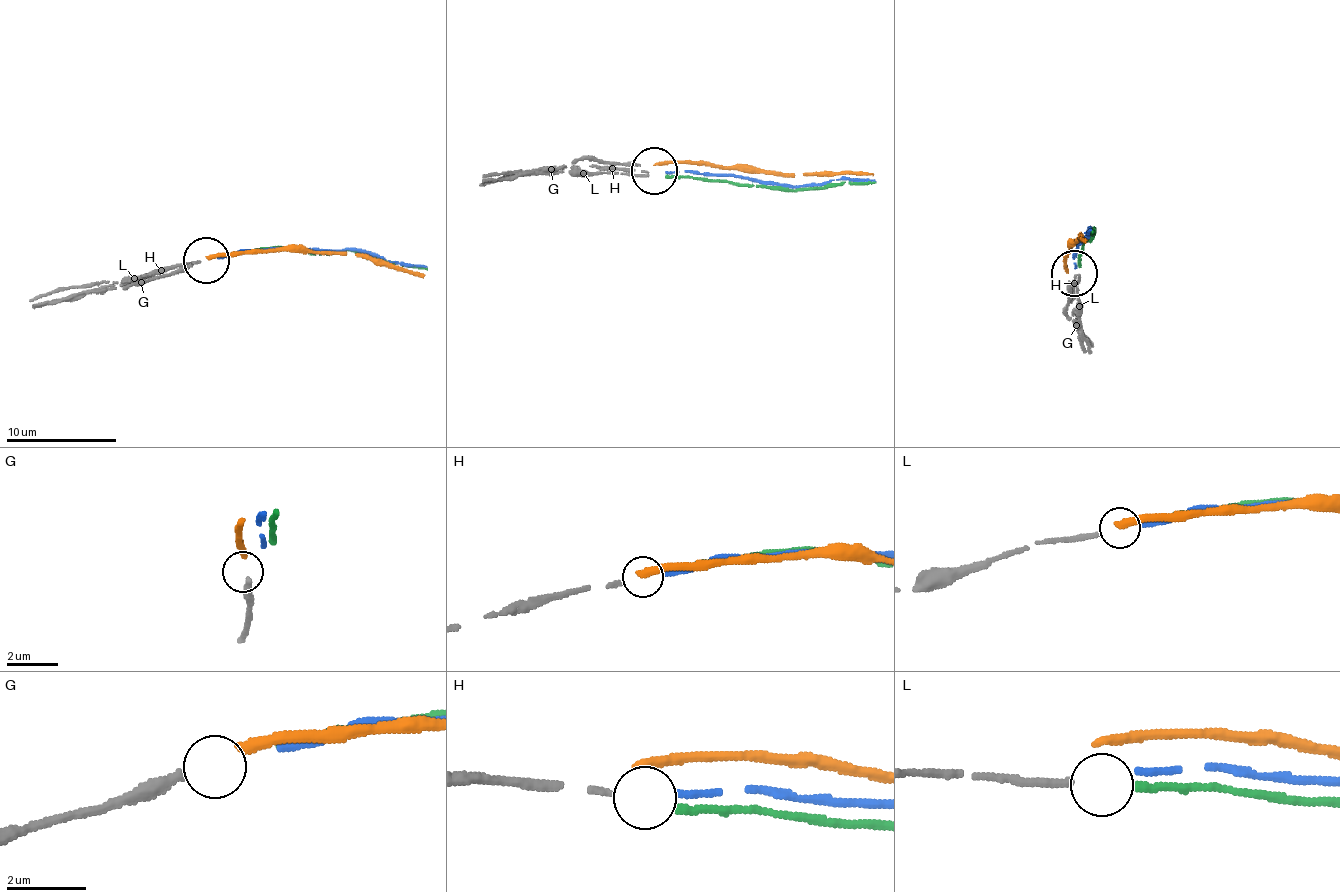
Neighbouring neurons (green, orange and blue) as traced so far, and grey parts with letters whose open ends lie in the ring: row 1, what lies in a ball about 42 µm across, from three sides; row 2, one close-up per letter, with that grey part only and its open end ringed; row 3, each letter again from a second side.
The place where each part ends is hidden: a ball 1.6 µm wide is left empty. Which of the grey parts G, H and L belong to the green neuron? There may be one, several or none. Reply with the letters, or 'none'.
L

